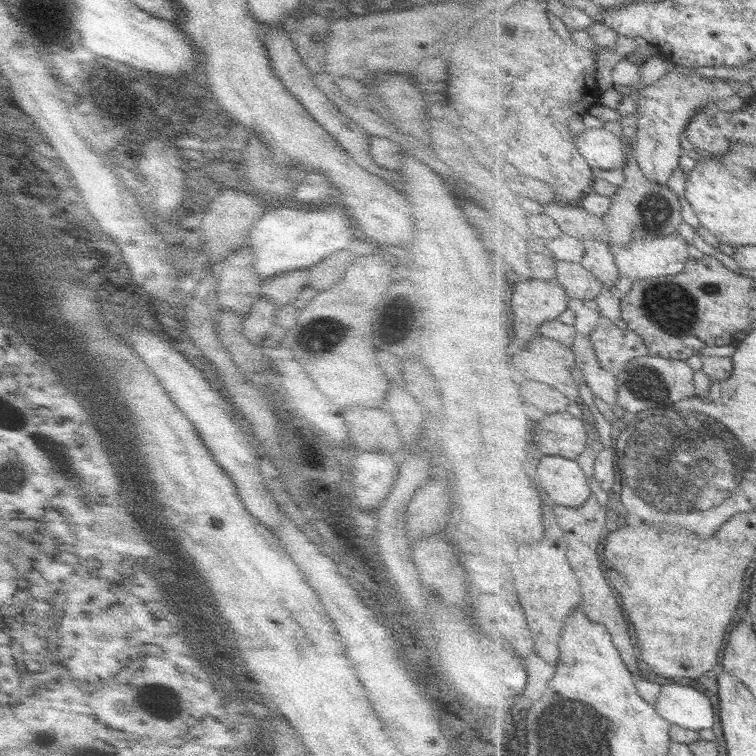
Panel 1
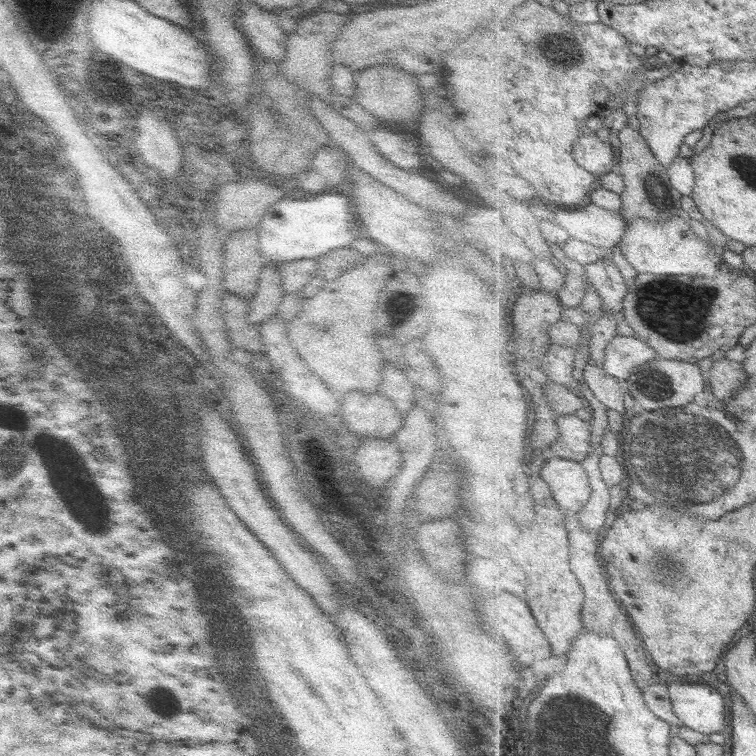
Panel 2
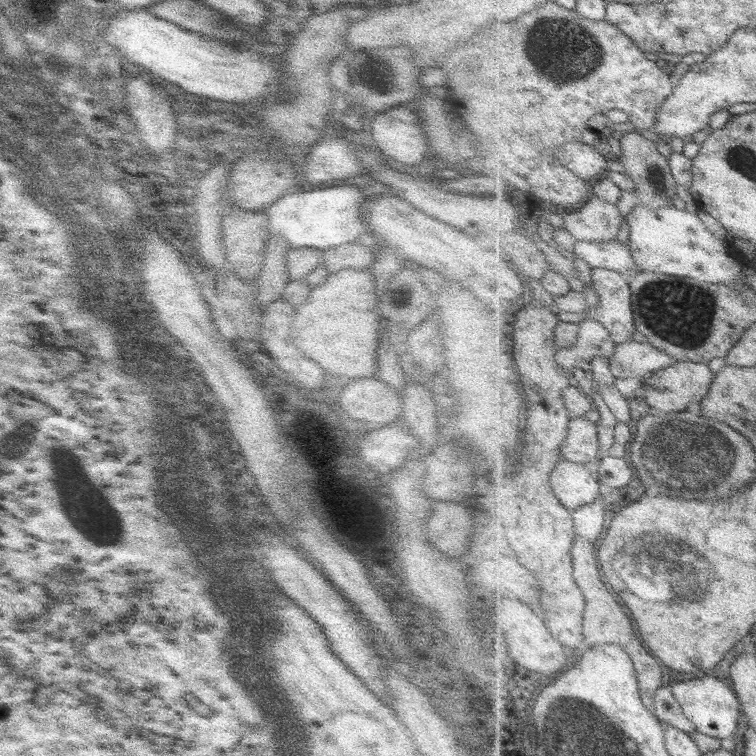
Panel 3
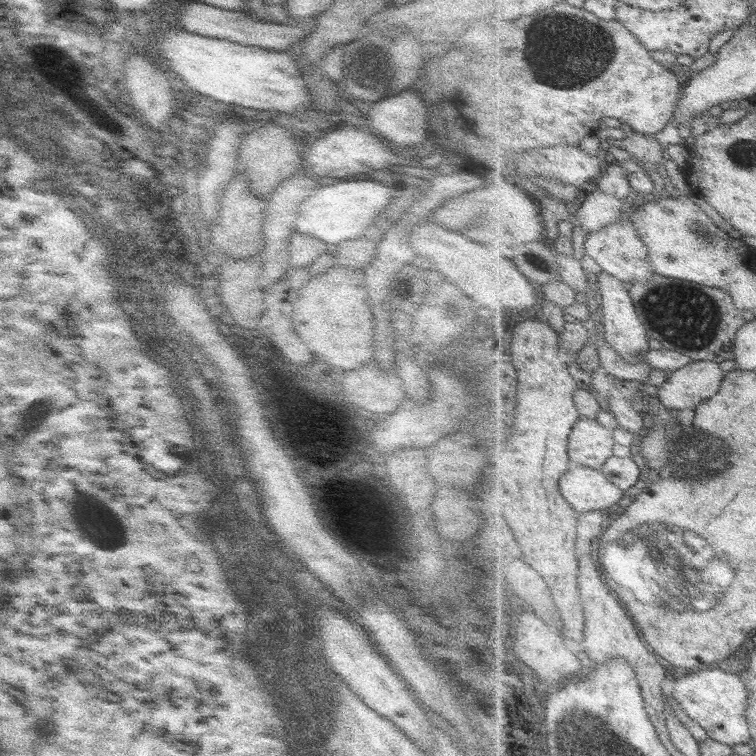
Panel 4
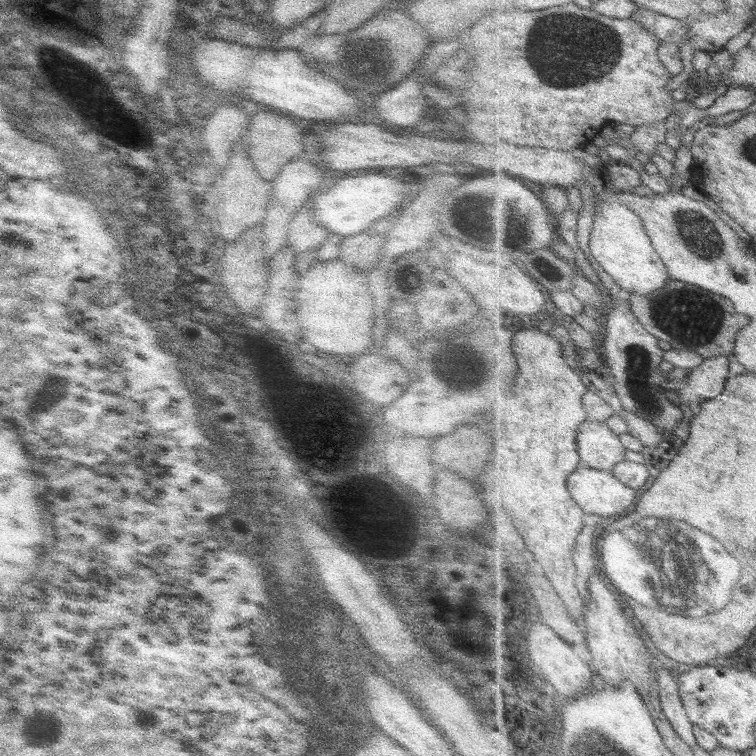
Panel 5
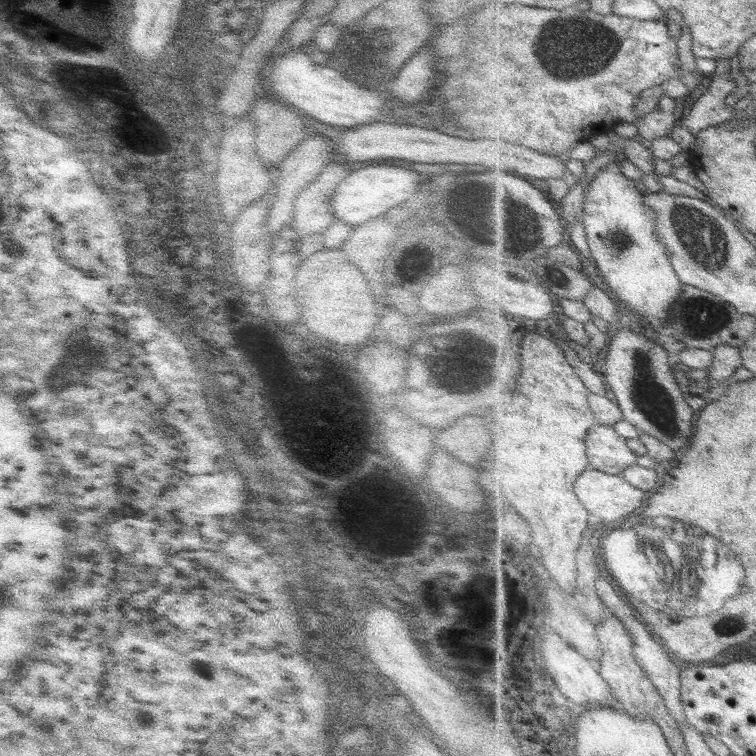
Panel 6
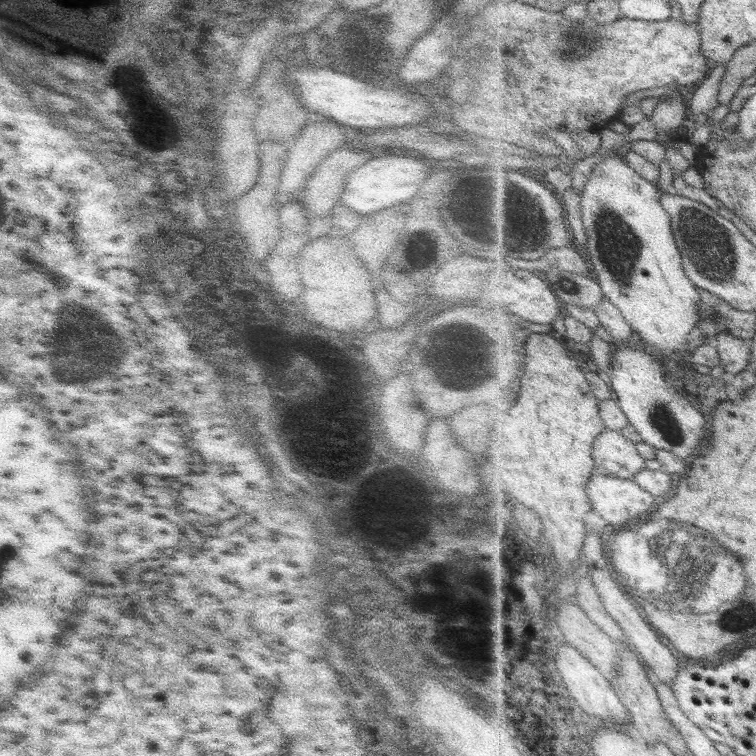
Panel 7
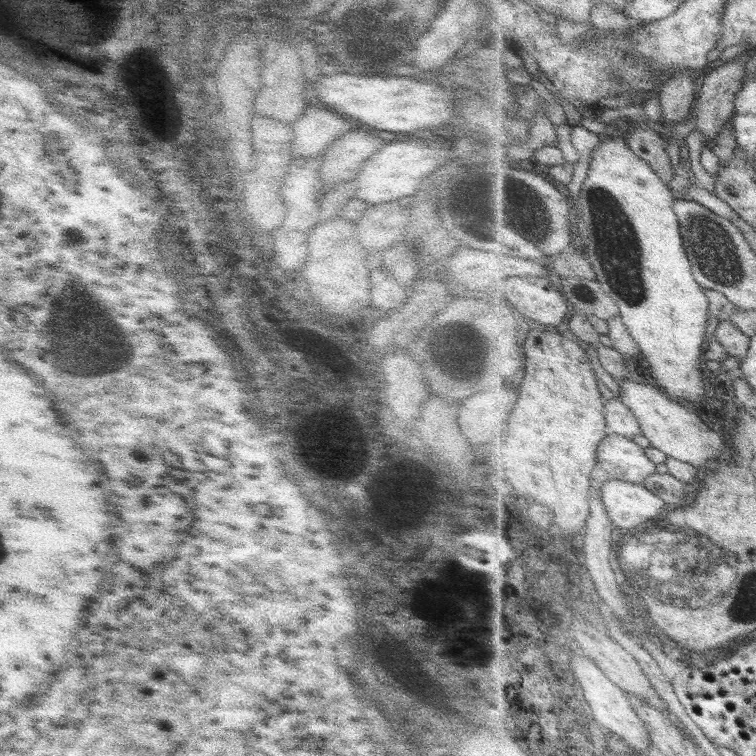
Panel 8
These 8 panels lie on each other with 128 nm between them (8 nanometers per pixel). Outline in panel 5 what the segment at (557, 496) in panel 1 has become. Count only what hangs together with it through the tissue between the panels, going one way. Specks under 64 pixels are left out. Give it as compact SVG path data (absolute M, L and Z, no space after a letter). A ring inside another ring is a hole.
M580 464L579 470L571 474L567 482L571 498L575 498L583 510L589 514L599 514L600 518L617 518L633 510L640 491L627 486L614 474L585 466Z

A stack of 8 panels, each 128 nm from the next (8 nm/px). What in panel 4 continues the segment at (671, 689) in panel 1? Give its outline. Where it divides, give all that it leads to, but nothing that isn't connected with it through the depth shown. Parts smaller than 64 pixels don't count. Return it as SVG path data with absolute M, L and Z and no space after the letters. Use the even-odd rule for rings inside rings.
M701 668L697 672L683 673L674 684L672 697L697 724L708 732L711 739L729 746L751 744L747 709L750 708L751 692L738 673L729 673L719 668Z

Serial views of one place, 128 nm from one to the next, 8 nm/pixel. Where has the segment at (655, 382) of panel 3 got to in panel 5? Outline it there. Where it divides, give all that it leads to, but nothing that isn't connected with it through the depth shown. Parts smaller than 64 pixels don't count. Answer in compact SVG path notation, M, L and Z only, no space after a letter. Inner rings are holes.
M713 356L691 369L684 388L678 390L677 400L695 404L717 398L724 390L731 375L731 357Z

